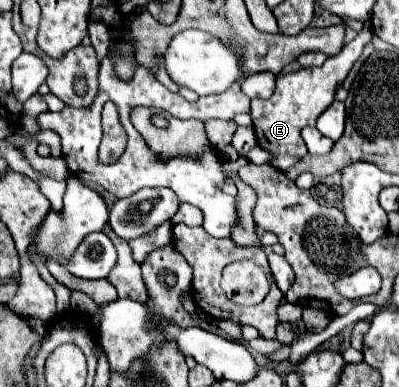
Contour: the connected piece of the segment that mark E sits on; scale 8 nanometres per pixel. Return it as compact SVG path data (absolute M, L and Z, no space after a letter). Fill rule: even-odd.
M365 22L363 30L357 34L357 38L351 40L349 44L345 44L343 50L337 56L327 58L323 66L301 68L297 72L279 74L275 94L269 100L253 98L251 100L251 118L253 118L257 144L263 150L273 152L273 154L289 154L289 156L295 156L295 158L303 158L307 154L307 148L305 148L305 142L301 138L301 130L305 126L313 126L315 120L333 102L335 88L339 84L343 84L351 66L361 56L365 42L371 42L371 38L373 38L373 28L371 28L369 22Z

